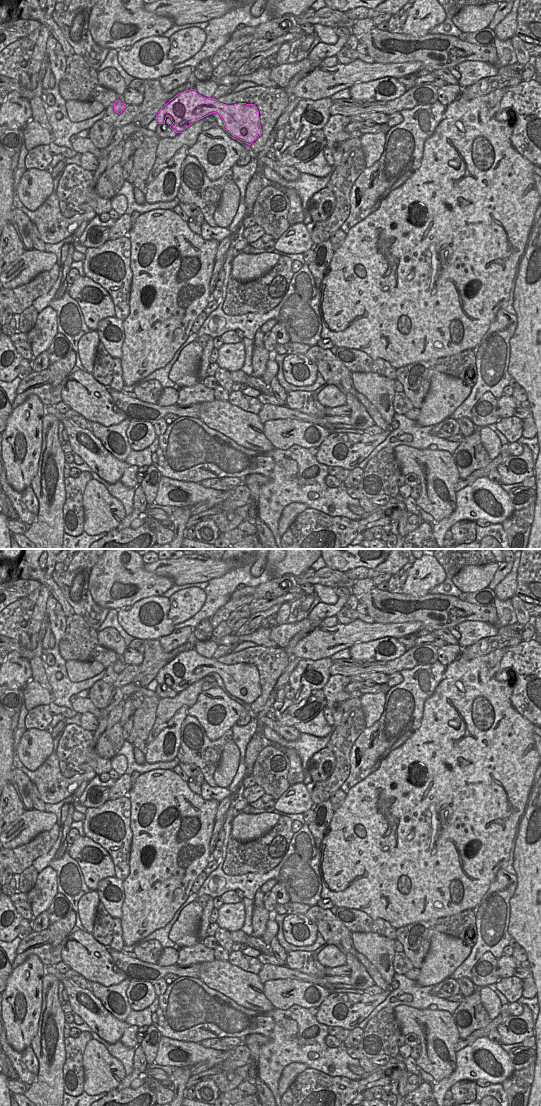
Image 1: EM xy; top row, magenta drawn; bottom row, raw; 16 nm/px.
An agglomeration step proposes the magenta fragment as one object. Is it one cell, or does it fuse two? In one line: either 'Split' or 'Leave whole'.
Leave whole

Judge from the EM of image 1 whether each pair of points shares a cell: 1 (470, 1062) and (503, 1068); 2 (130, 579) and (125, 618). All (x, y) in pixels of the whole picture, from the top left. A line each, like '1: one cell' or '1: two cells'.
1: one cell
2: two cells

